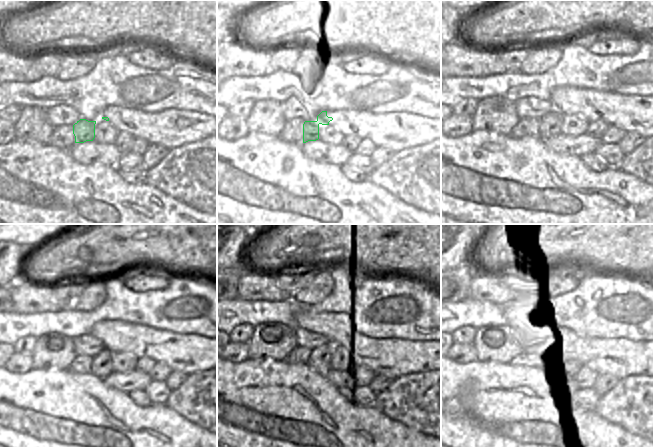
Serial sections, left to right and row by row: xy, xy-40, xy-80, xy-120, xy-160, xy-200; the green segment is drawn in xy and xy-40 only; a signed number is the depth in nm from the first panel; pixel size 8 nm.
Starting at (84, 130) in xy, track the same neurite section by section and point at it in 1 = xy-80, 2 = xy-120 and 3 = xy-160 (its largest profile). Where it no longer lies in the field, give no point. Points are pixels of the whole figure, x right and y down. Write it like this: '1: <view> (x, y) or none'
1: xy-80 (541, 130)
2: xy-120 (101, 363)
3: xy-160 (319, 360)

